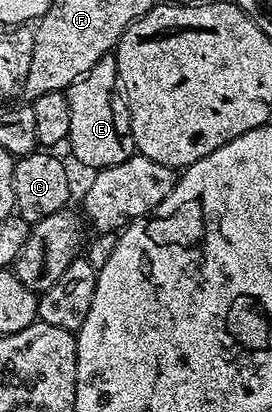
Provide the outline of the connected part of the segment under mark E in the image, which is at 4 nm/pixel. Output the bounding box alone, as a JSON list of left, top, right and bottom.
[64,53,135,172]

